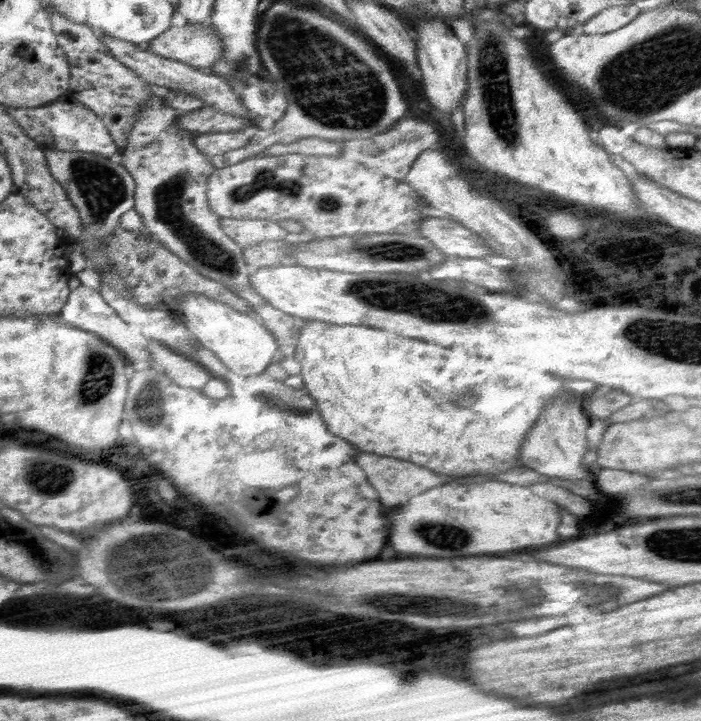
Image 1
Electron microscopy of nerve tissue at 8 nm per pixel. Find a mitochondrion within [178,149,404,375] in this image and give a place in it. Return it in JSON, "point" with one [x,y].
{"point":[236,194]}

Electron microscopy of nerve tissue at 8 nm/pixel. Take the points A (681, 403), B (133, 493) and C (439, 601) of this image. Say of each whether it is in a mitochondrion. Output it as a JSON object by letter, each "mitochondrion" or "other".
{"A":"other","B":"other","C":"mitochondrion"}

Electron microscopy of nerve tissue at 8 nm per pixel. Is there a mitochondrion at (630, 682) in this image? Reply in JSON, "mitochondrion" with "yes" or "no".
{"mitochondrion":"no"}

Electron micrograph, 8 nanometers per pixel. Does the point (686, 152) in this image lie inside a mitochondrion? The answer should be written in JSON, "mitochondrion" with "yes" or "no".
{"mitochondrion":"no"}

